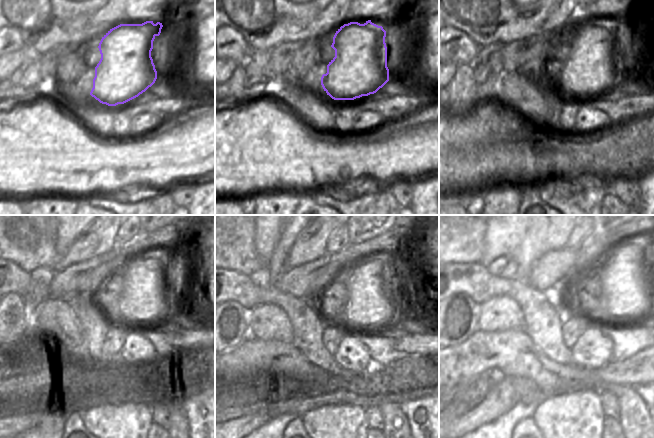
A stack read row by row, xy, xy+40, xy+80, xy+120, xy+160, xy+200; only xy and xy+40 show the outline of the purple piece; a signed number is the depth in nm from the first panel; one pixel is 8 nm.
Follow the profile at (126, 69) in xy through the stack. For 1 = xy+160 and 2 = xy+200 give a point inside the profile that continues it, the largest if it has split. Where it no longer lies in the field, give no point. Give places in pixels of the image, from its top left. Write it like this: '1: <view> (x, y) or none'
1: xy+160 (388, 286)
2: xy+200 (626, 281)

